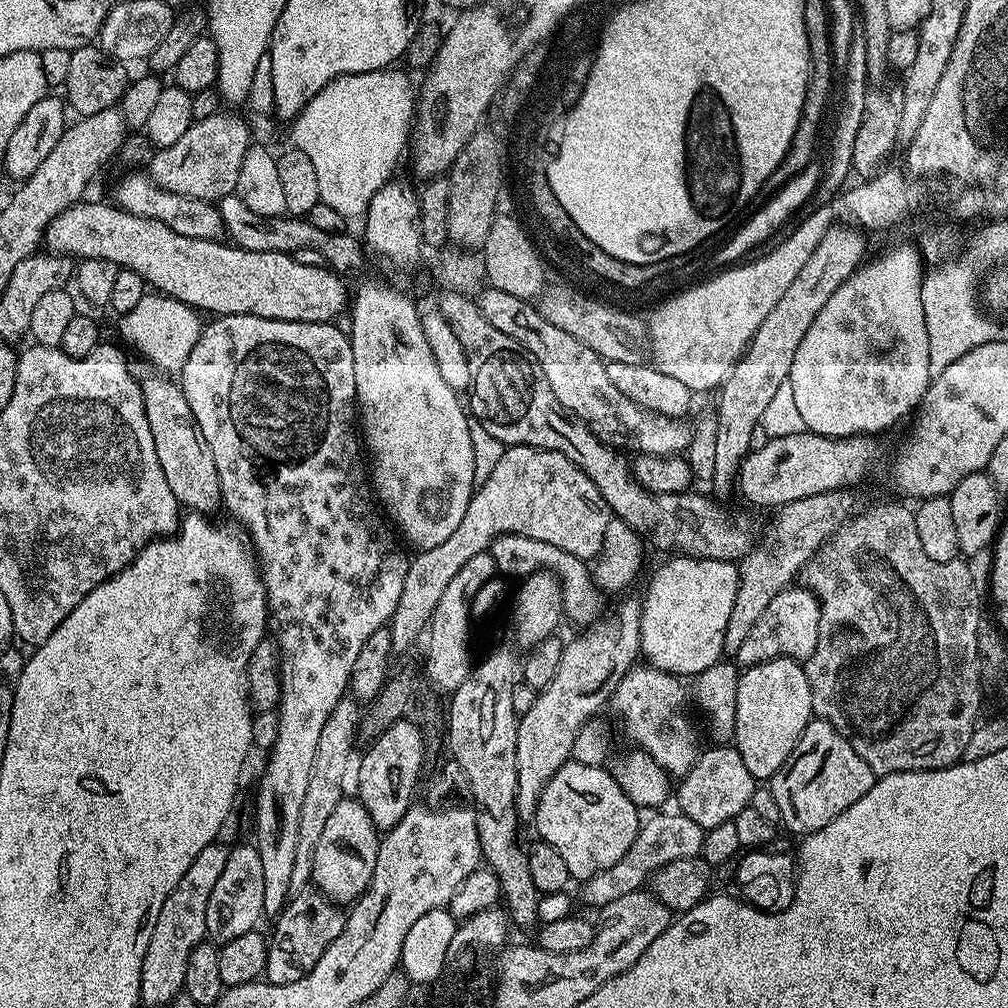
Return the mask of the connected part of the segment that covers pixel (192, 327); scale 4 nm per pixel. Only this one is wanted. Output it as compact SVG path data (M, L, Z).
M146 294L129 312L123 313L120 320L120 336L128 344L133 344L150 363L153 369L164 374L179 374L190 358L190 350L198 342L202 327L201 313L163 294Z

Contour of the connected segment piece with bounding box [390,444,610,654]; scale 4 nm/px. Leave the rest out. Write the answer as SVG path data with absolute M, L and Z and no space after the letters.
M514 444L501 451L494 470L490 470L490 478L482 482L473 491L470 502L466 506L466 514L462 514L462 522L442 542L442 546L434 546L417 551L409 559L406 570L406 582L402 582L402 595L398 597L398 606L390 621L390 638L392 651L396 654L411 653L412 643L425 635L429 627L435 607L445 593L446 586L453 581L455 574L475 555L487 553L493 540L502 534L526 534L526 538L538 538L538 542L550 542L550 546L558 546L558 550L566 550L585 562L599 557L603 548L603 534L610 519L608 503L602 498L598 486L590 482L590 478L570 458L545 448L531 448Z

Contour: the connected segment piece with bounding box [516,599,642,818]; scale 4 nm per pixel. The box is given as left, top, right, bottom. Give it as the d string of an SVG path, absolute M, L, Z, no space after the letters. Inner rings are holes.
M639 599L624 600L616 609L587 625L581 636L565 643L558 674L550 686L539 689L534 706L519 717L516 726L516 761L518 762L518 794L516 812L522 818L535 817L544 787L567 760L573 759L575 739L585 723L591 721L600 707L611 701L618 682L637 663L640 651Z

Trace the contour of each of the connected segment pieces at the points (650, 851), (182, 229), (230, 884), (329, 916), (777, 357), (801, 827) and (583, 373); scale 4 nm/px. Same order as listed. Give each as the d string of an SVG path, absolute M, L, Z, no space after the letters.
M664 812L651 813L651 817L641 823L638 837L630 850L609 870L599 872L583 883L582 898L588 905L603 908L625 894L639 891L664 865L680 859L695 858L703 851L705 831L679 812Z
M132 170L116 184L114 203L117 208L142 218L150 218L170 226L174 234L182 234L186 238L202 238L203 240L225 239L224 223L219 207L206 200L195 200L182 194L174 194L153 182L151 175L140 170Z
M251 843L239 844L229 851L226 866L218 882L214 882L214 890L210 890L210 902L206 906L208 936L216 942L238 938L238 934L253 931L264 916L262 858L258 858L258 850Z
M307 886L297 891L284 905L279 916L275 917L276 929L270 932L268 957L264 967L264 976L270 984L289 984L298 982L326 954L326 946L334 942L344 929L346 912L339 904L322 895L319 888Z
M833 226L828 229L822 242L818 244L818 250L814 250L814 254L810 254L809 261L806 262L806 266L802 266L802 271L794 277L794 282L790 282L786 294L782 294L782 298L778 298L778 306L774 306L774 310L770 310L770 314L766 314L766 318L762 318L762 326L758 326L754 338L748 343L748 348L740 357L740 361L720 385L718 389L720 402L714 411L717 438L715 439L713 486L717 493L728 492L731 488L733 491L740 475L740 463L752 451L754 426L761 424L766 406L772 401L773 395L777 393L778 386L788 383L790 365L794 362L794 354L798 354L798 345L802 342L802 338L806 338L806 330L810 330L810 322L814 322L814 318L818 318L818 310L822 310L822 306L826 306L830 294L834 294L834 290L838 290L838 286L842 286L842 282L846 282L846 278L853 276L857 268L865 263L864 251L867 250L868 244L864 241L863 235L865 233L856 226Z
M813 718L790 758L786 758L783 766L773 774L770 787L778 801L780 824L792 832L807 834L834 822L842 810L854 806L862 794L871 790L877 779L876 773L862 762L854 746L850 746L850 742L846 742L830 722Z
M491 286L485 289L478 296L478 303L486 322L502 330L502 334L510 334L514 342L521 344L534 357L538 366L542 366L542 374L546 374L546 382L550 382L554 390L554 398L558 398L558 402L562 402L562 406L566 406L566 410L573 412L579 420L586 421L603 444L628 454L678 456L687 453L693 429L684 425L683 419L659 416L630 402L630 398L626 398L626 394L622 394L622 390L610 382L605 361L590 346L574 338L574 334L558 329L542 318L534 306L521 298L514 298L514 294L506 294L506 290Z

